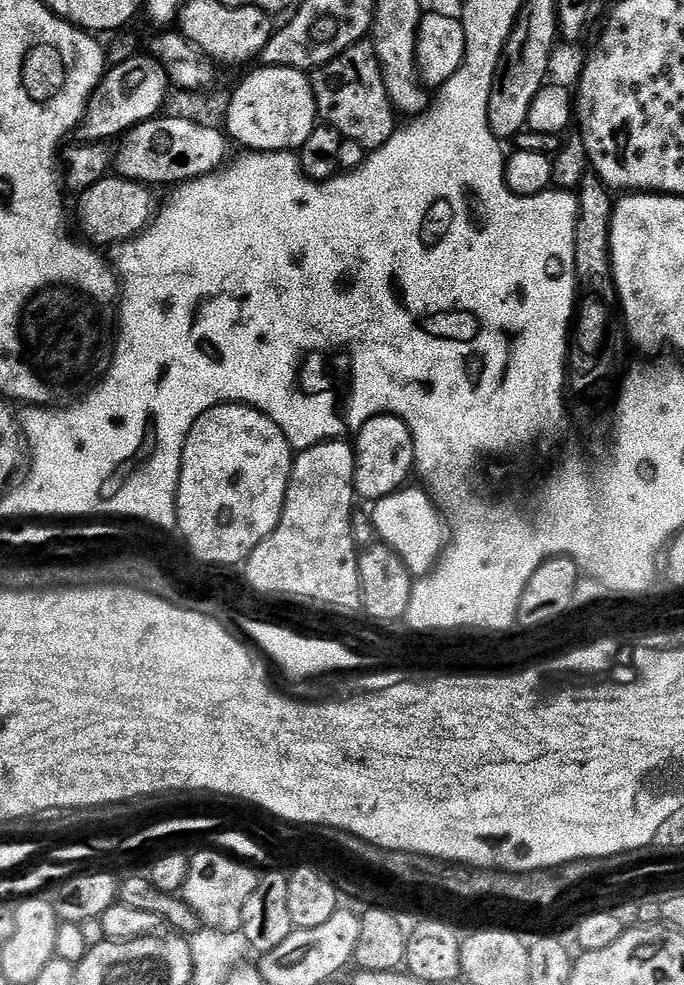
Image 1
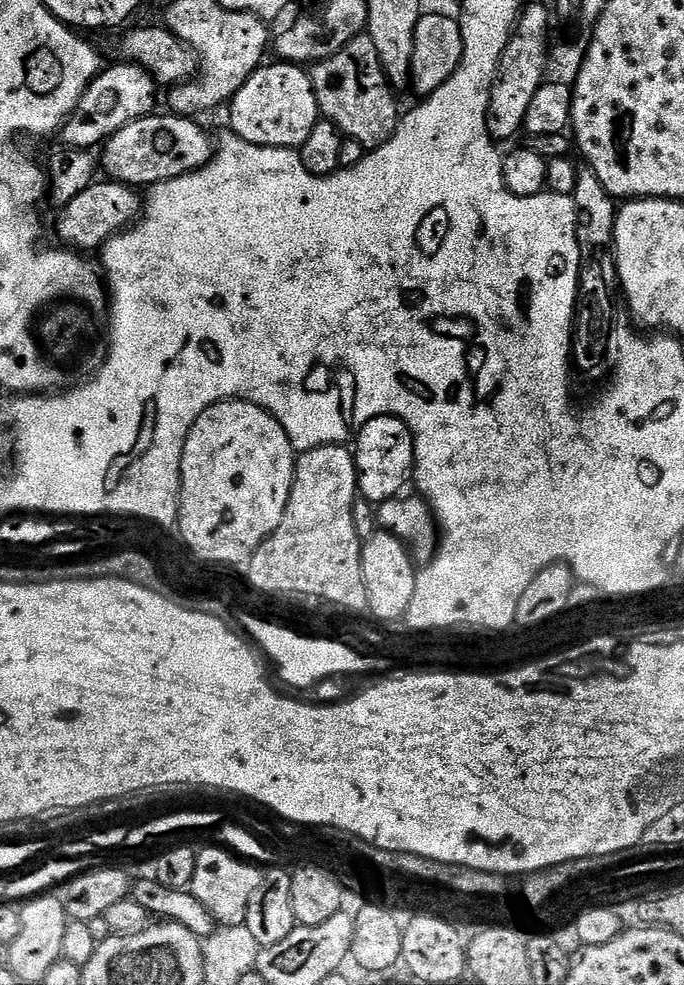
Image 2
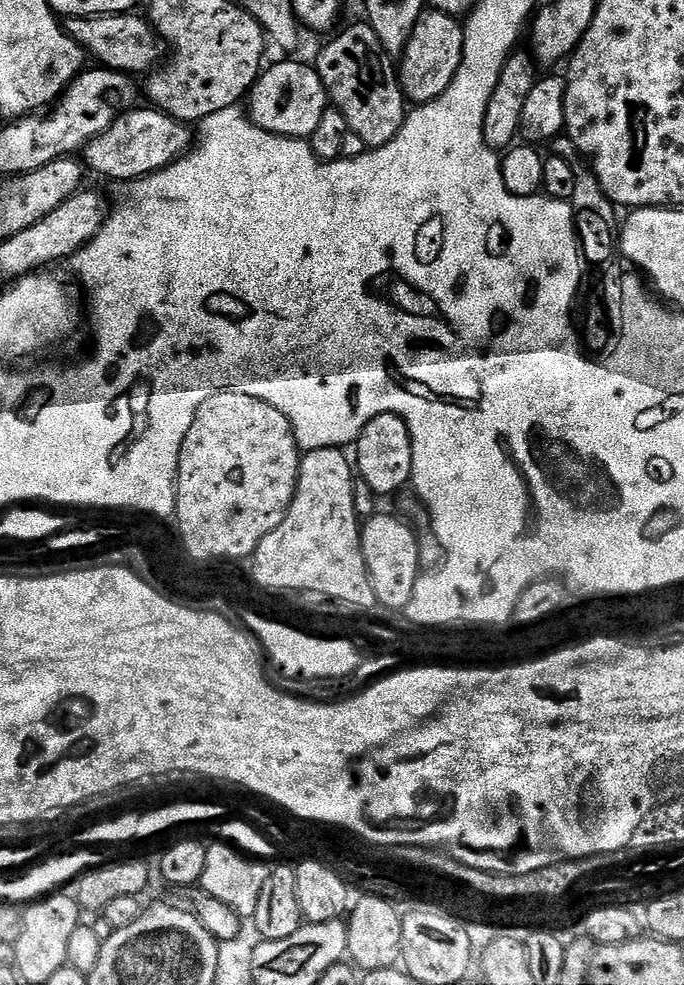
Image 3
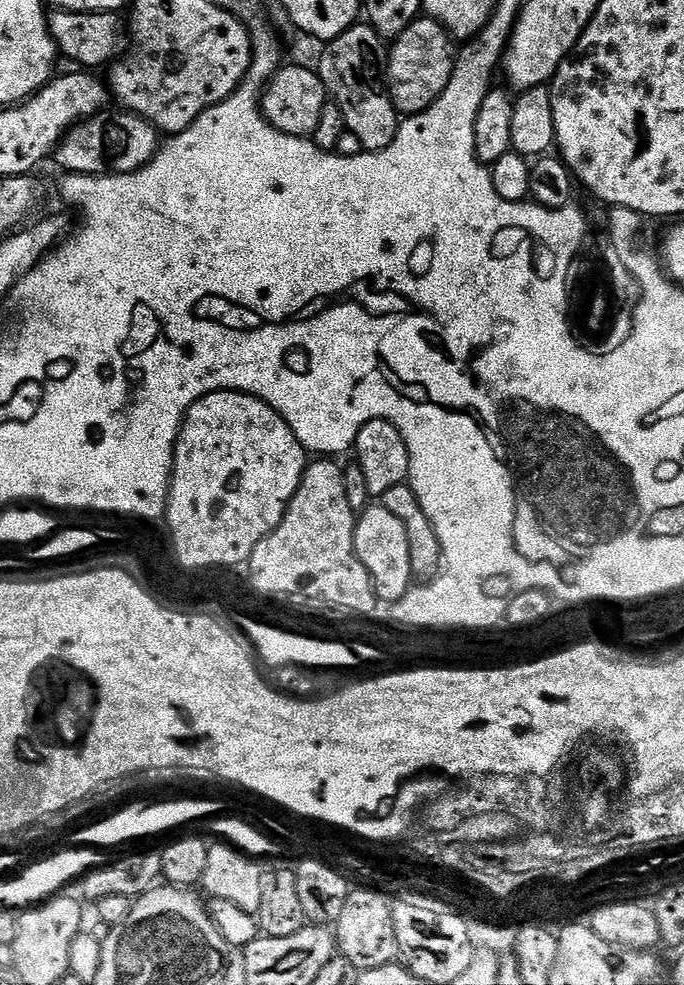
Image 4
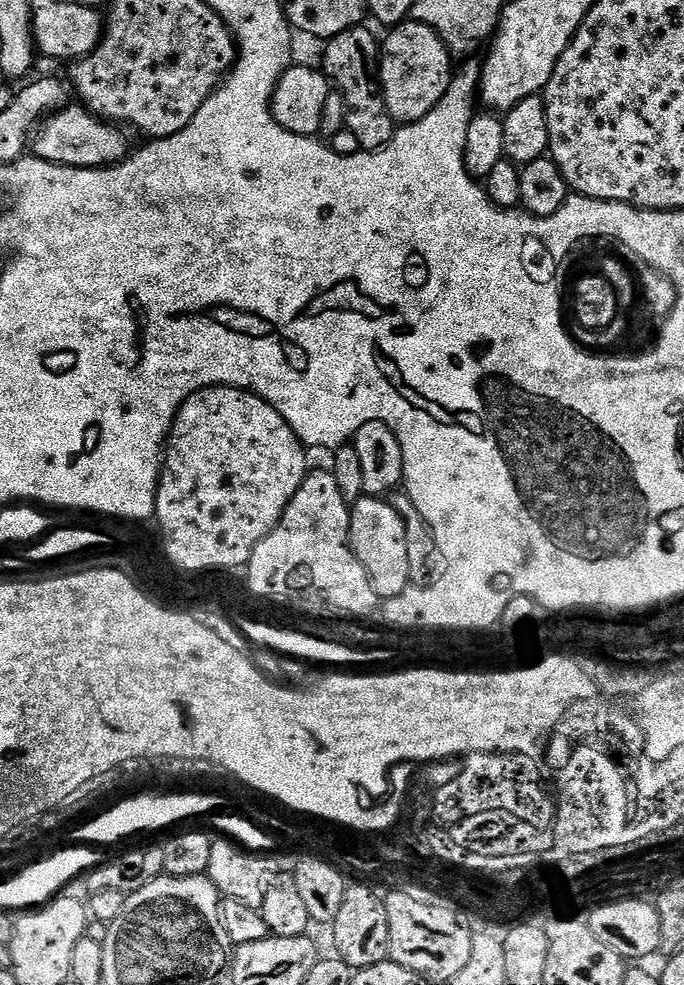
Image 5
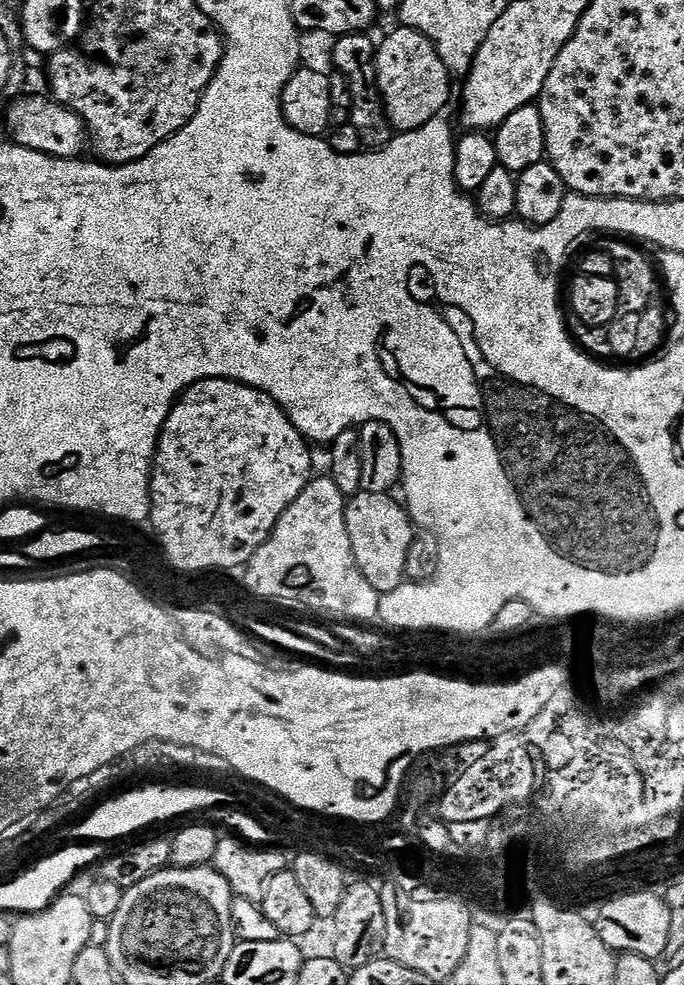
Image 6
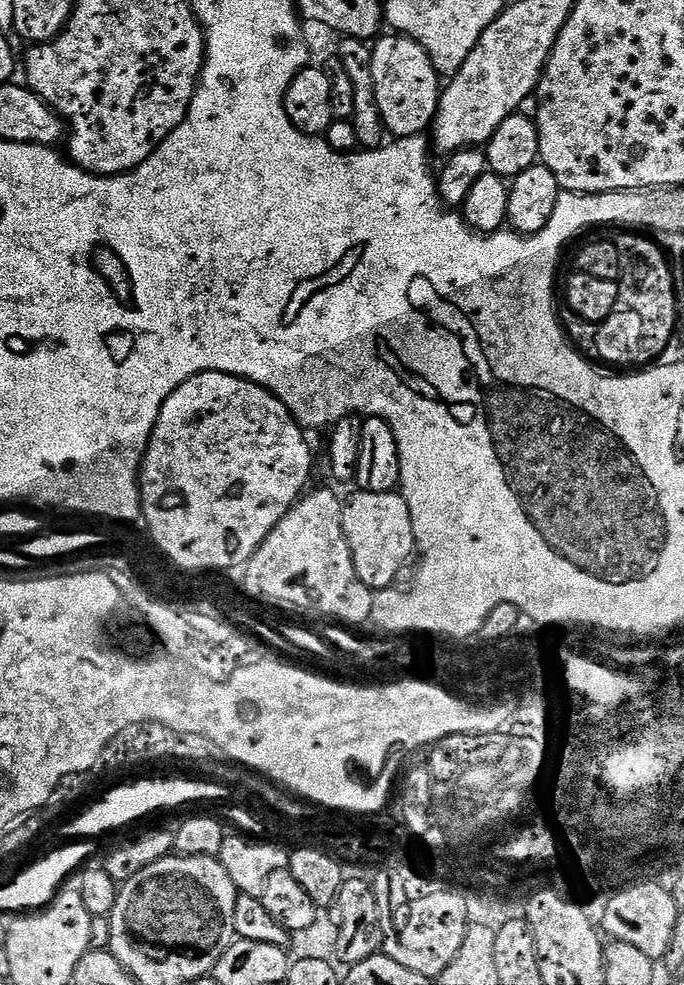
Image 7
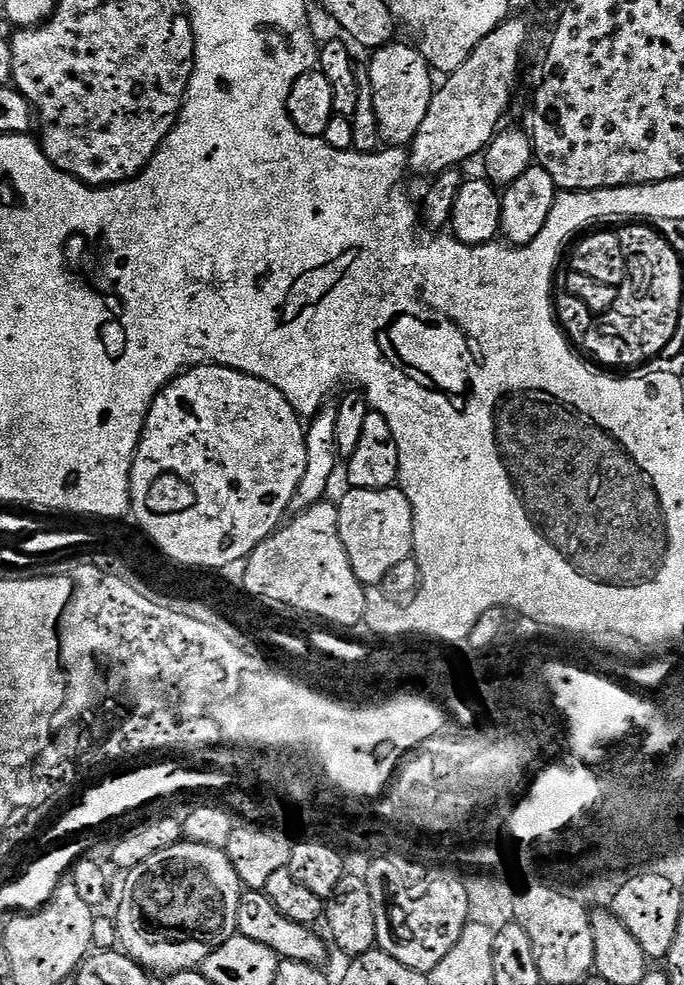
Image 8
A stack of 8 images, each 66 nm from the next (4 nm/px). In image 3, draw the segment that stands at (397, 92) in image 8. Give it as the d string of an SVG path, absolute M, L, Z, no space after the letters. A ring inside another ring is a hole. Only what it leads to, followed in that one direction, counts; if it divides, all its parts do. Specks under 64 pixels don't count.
M435 10L425 11L418 18L398 60L400 88L404 91L405 101L413 105L425 104L441 96L446 86L454 82L454 74L458 74L463 45L464 26L457 17Z

